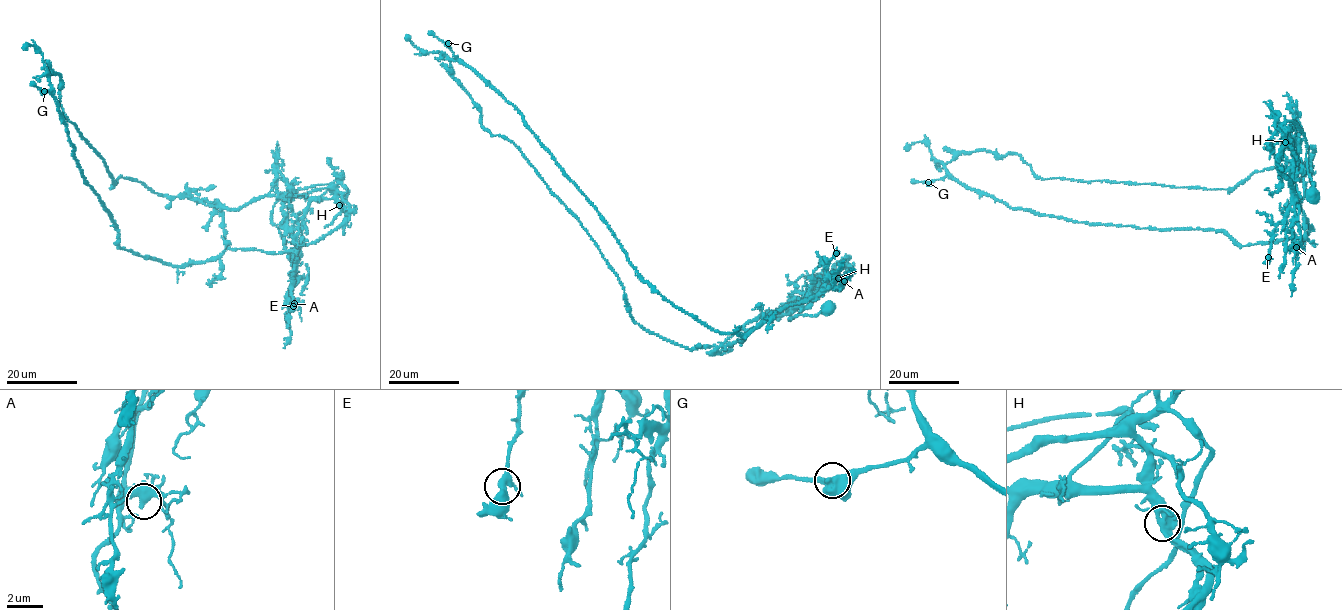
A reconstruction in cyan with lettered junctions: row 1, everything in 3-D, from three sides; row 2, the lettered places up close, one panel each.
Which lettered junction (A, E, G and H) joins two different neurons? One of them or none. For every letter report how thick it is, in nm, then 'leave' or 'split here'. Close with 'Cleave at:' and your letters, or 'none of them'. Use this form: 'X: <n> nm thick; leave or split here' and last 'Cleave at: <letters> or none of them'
A: 420 nm thick; leave
E: 380 nm thick; leave
G: 440 nm thick; leave
H: 420 nm thick; split here
Cleave at: H

